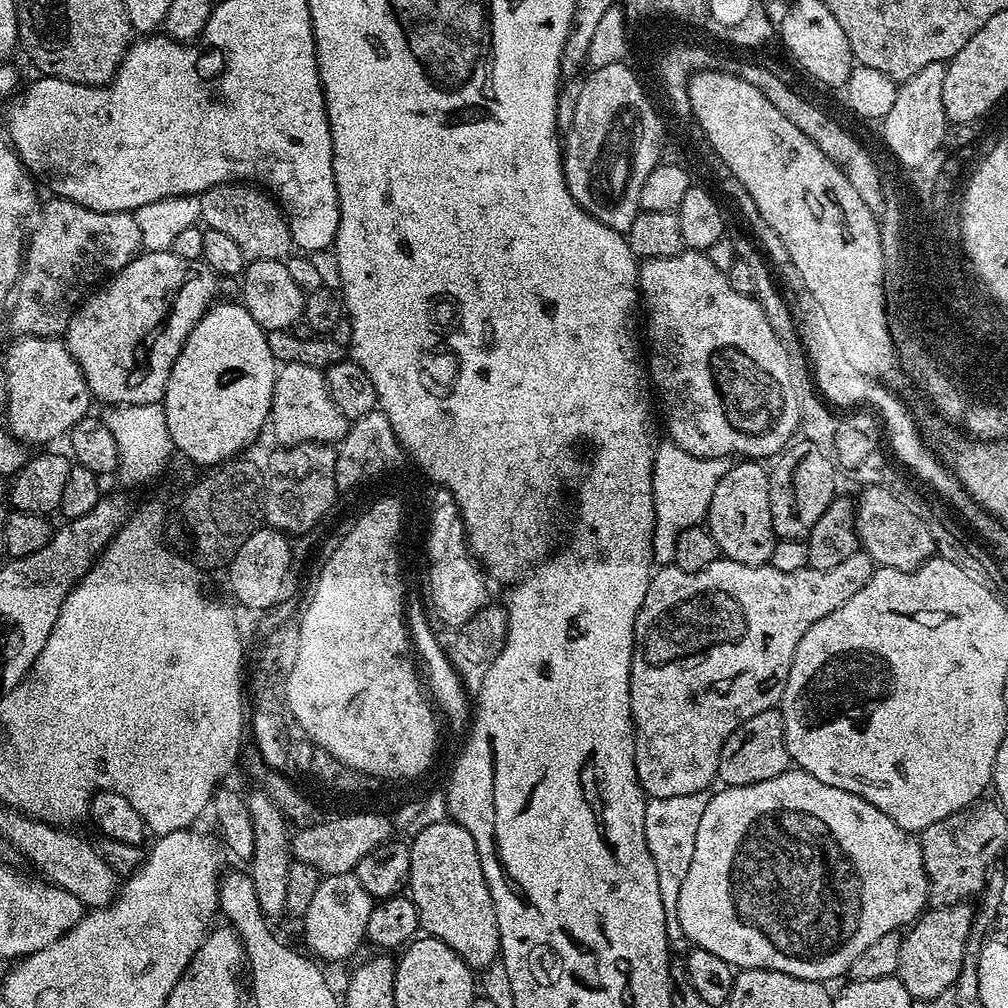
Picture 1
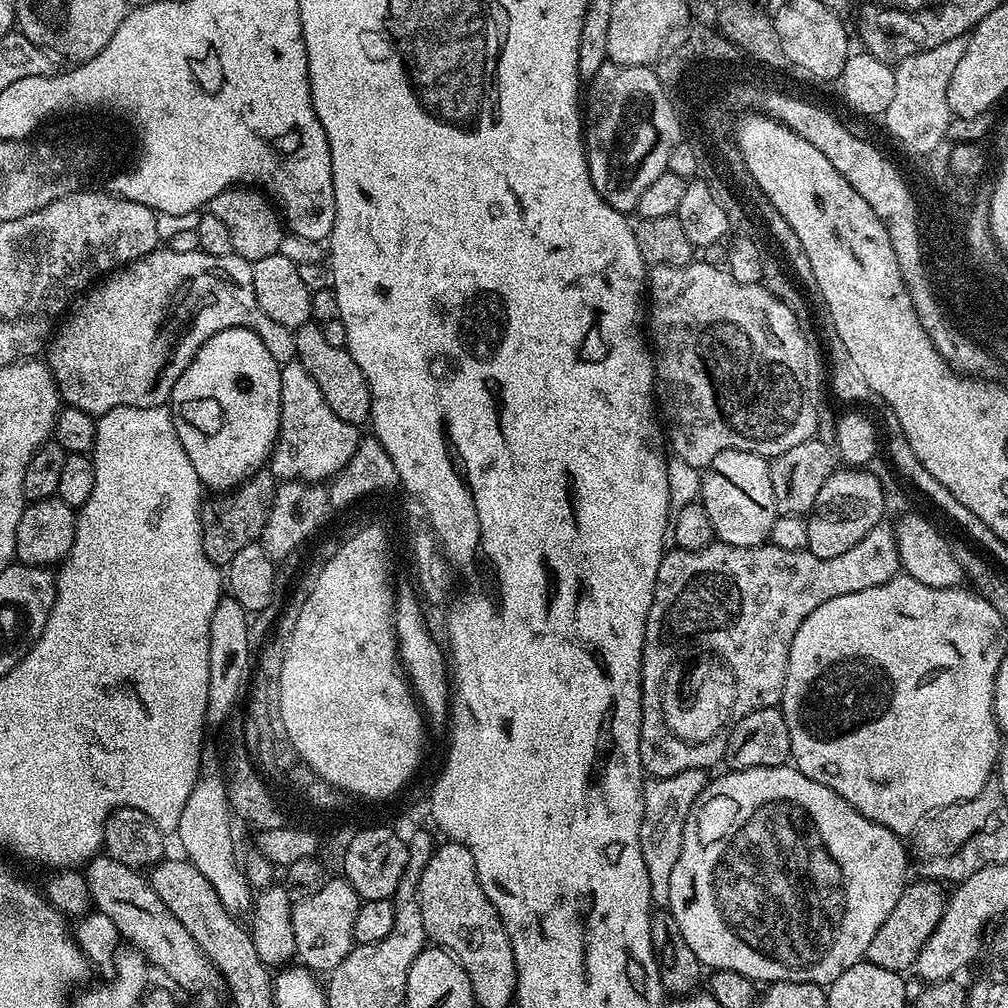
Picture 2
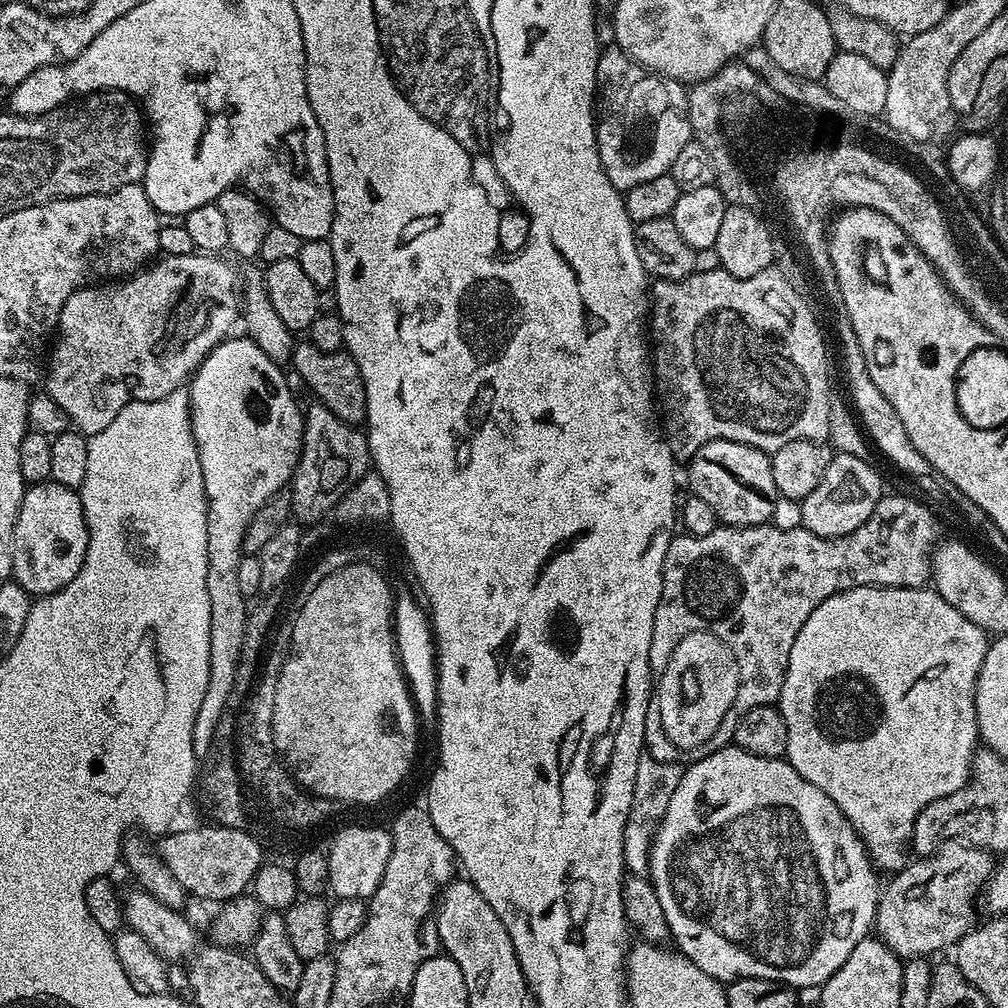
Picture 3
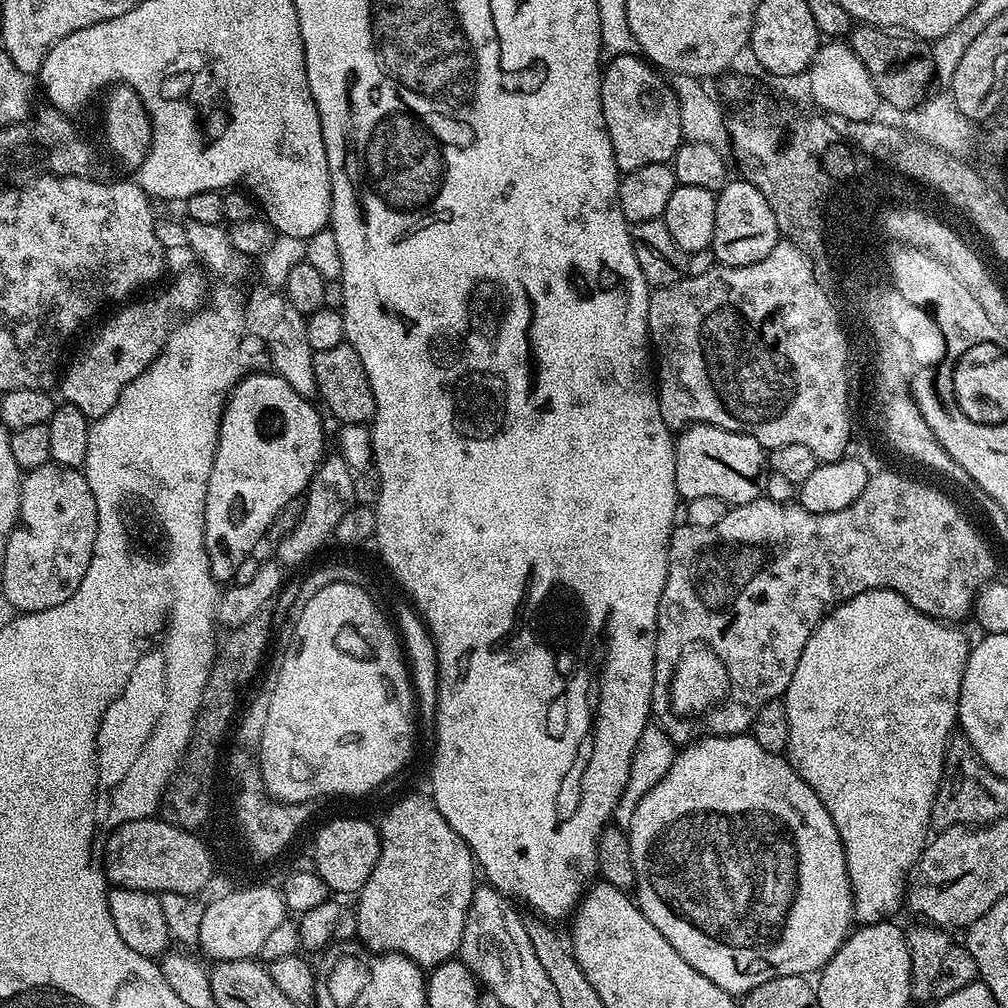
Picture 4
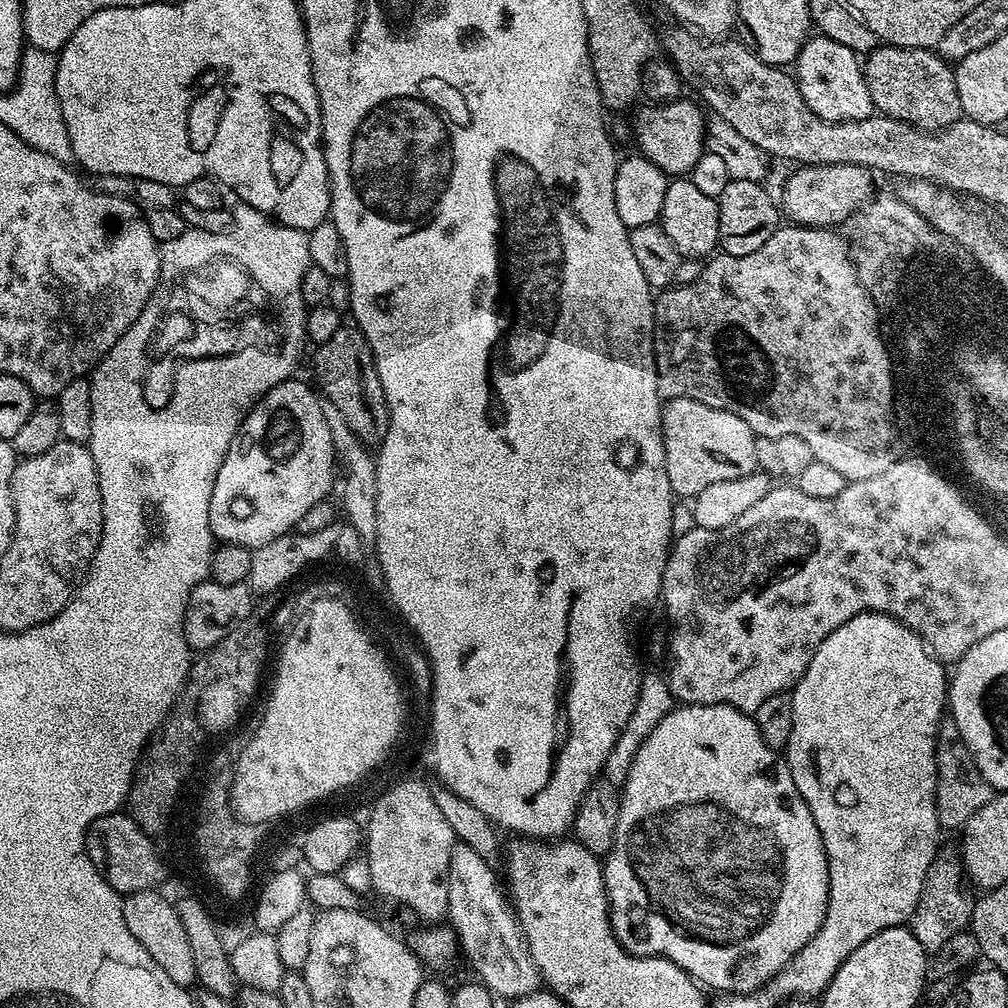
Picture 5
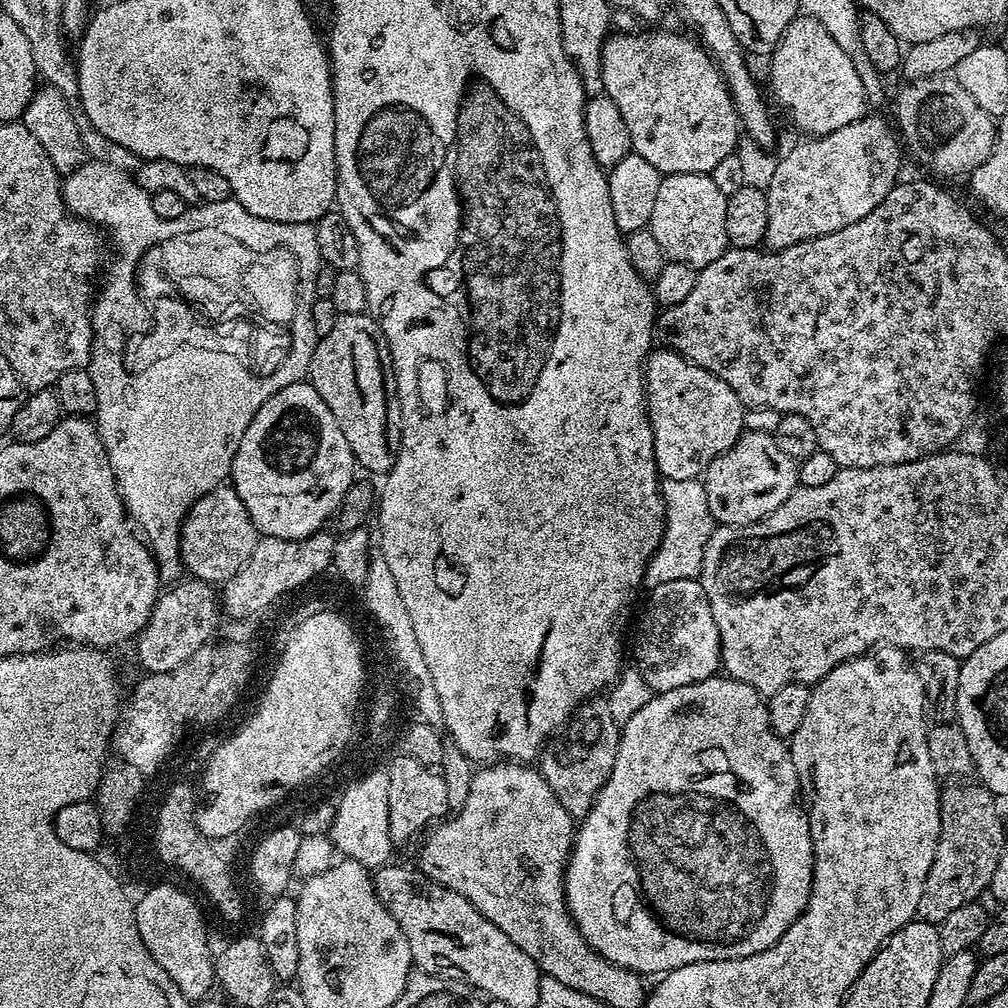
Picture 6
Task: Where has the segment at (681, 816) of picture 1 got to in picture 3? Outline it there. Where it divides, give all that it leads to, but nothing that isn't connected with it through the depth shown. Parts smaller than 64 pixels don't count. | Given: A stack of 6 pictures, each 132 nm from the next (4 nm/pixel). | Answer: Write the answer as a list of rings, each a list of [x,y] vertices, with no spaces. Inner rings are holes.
[[[641,755],[638,774],[634,774],[634,802],[630,806],[630,814],[626,818],[626,834],[622,838],[624,867],[633,876],[648,876],[652,836],[666,814],[666,806],[670,806],[670,797],[674,795],[674,790],[678,790],[678,782],[682,782],[683,773],[684,768],[671,764],[668,758]]]

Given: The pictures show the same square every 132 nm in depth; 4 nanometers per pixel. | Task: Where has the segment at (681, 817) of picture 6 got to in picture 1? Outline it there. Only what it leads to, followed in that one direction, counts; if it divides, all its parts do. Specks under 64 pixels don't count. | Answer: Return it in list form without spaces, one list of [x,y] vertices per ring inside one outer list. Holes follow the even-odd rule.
[[[789,770],[757,784],[743,784],[740,788],[724,786],[721,792],[712,792],[708,805],[702,813],[702,822],[698,822],[698,834],[694,838],[694,858],[690,858],[690,870],[686,870],[686,878],[678,894],[678,922],[682,926],[685,937],[697,948],[710,950],[718,958],[722,958],[733,969],[765,968],[782,974],[790,974],[803,980],[829,982],[835,976],[844,976],[849,966],[878,938],[911,925],[925,911],[929,903],[928,875],[924,869],[924,859],[920,849],[920,841],[911,832],[904,831],[896,825],[882,810],[878,810],[861,796],[850,794],[841,788],[826,786],[818,782],[809,772]]]

